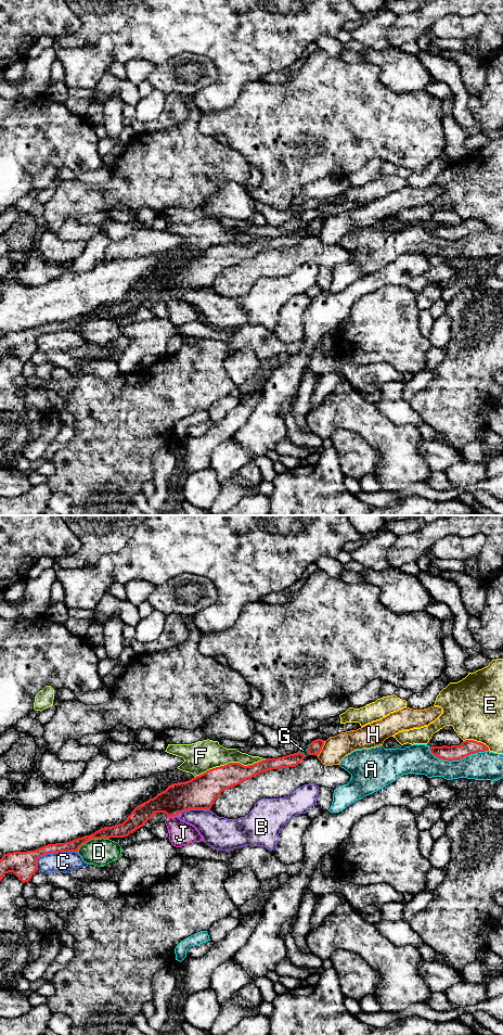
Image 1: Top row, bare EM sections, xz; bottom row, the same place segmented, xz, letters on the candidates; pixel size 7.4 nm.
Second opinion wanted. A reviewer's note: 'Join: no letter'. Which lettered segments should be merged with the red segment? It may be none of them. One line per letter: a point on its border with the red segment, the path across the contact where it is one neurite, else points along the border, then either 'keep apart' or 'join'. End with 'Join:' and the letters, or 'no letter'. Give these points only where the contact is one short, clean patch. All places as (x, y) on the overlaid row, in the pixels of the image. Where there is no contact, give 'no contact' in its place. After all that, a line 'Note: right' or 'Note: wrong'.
A: contact xz (456, 759); keep apart
B: contact xz (192, 808); border xz (209, 808), (189, 808), (176, 815); keep apart
C: contact xz (52, 853); keep apart
D: contact xz (91, 838); border xz (108, 838), (91, 838), (77, 852); keep apart
E: contact xz (476, 741); keep apart
F: contact xz (230, 763); keep apart
G: contact xz (307, 750); keep apart
H: contact xz (321, 749); keep apart
J: contact xz (171, 816); border xz (176, 815), (167, 817); keep apart
Join: no letter
Note: right

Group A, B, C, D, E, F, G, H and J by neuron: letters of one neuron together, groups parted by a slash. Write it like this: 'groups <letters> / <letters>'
groups A / B / C / D / E / F G / H / J

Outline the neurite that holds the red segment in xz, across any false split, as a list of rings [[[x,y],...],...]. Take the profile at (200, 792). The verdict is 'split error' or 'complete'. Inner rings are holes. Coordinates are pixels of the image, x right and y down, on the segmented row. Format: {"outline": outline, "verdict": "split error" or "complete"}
{"outline": [[[298,751],[297,753],[278,758],[266,758],[248,766],[244,766],[240,763],[229,763],[224,766],[209,769],[206,772],[196,776],[189,781],[172,783],[168,785],[165,791],[158,793],[155,797],[150,798],[149,801],[138,805],[122,823],[112,827],[104,827],[90,835],[85,835],[70,842],[48,844],[35,851],[13,852],[3,854],[2,858],[0,859],[0,881],[5,873],[13,872],[23,883],[28,882],[30,881],[33,874],[37,871],[37,859],[40,856],[61,852],[78,853],[79,847],[91,839],[128,836],[137,829],[143,827],[144,823],[157,813],[165,813],[167,817],[173,817],[189,809],[210,809],[214,802],[221,794],[222,791],[233,788],[240,784],[242,781],[250,779],[263,771],[278,768],[295,767],[305,757],[306,755]]], "verdict": "complete"}

